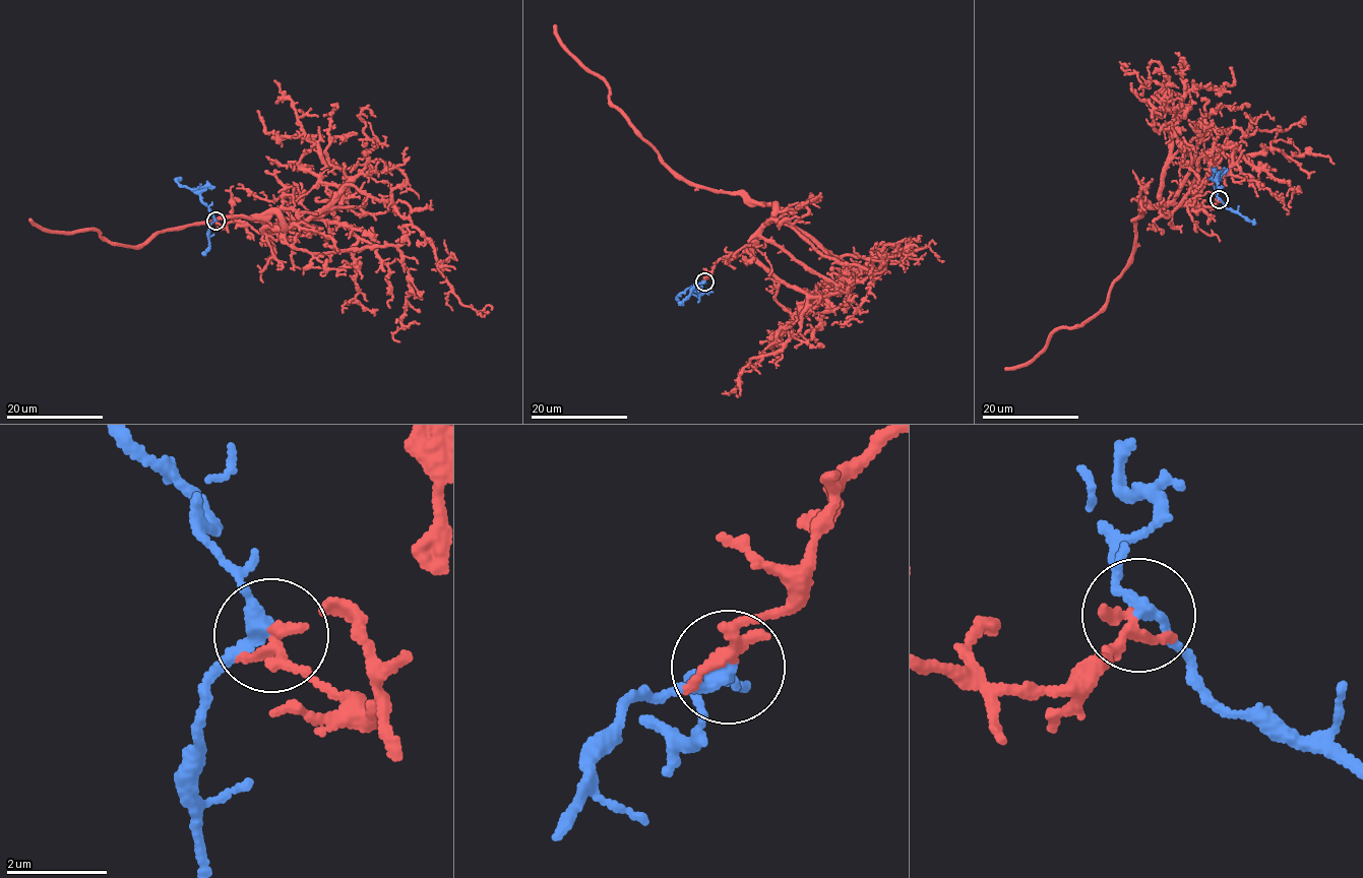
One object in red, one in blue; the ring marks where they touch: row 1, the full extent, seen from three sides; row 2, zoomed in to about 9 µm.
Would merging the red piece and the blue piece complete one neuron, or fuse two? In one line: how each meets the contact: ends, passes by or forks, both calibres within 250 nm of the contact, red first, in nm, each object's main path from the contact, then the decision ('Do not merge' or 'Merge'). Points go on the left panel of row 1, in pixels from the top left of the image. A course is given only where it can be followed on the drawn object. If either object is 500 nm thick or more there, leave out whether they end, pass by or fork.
At the ring red ends. At the ring blue passes by. Thickness 280 nm (red) against 240 nm. Course of red: (215, 220), (261, 233), (283, 228), (274, 213), (218, 218), (127, 246), (97, 230), (49, 230), (29, 218). Course of blue: (215, 220), (198, 195), (176, 180), (180, 179). Do not merge

